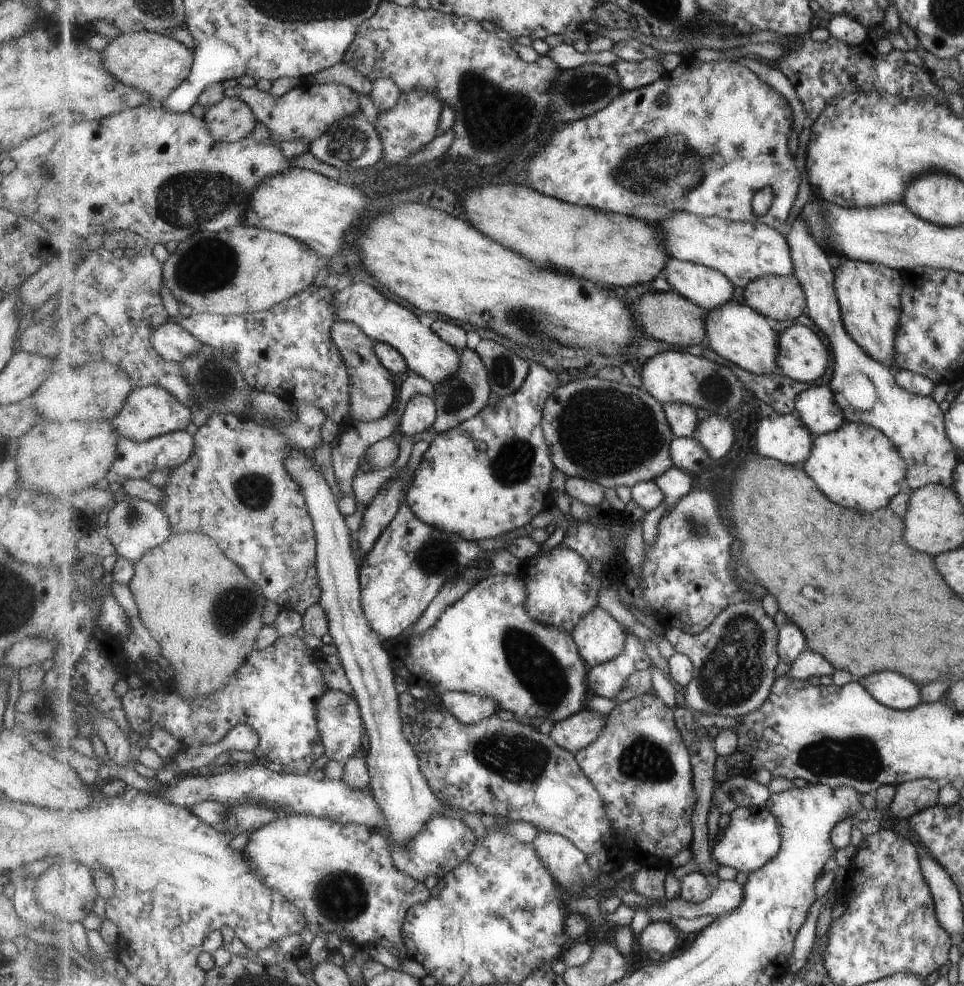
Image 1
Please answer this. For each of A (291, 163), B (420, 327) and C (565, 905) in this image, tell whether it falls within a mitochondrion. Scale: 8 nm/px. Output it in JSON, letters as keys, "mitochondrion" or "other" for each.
{"A":"other","B":"other","C":"other"}

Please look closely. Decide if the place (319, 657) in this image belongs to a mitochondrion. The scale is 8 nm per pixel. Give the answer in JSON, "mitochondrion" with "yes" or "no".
{"mitochondrion":"no"}

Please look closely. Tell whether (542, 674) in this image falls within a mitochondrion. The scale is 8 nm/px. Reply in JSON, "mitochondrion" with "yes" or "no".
{"mitochondrion":"yes"}

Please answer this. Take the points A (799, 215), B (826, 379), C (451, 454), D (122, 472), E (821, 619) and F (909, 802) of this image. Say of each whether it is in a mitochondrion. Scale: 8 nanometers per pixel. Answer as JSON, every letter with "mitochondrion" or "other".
{"A":"other","B":"other","C":"other","D":"other","E":"other","F":"mitochondrion"}

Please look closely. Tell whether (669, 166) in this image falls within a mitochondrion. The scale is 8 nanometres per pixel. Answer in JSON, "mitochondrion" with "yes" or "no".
{"mitochondrion":"yes"}

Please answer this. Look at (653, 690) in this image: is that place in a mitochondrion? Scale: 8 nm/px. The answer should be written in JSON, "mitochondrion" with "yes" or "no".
{"mitochondrion":"no"}

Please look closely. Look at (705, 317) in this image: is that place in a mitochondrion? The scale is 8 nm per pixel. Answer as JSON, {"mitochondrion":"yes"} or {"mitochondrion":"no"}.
{"mitochondrion":"no"}

